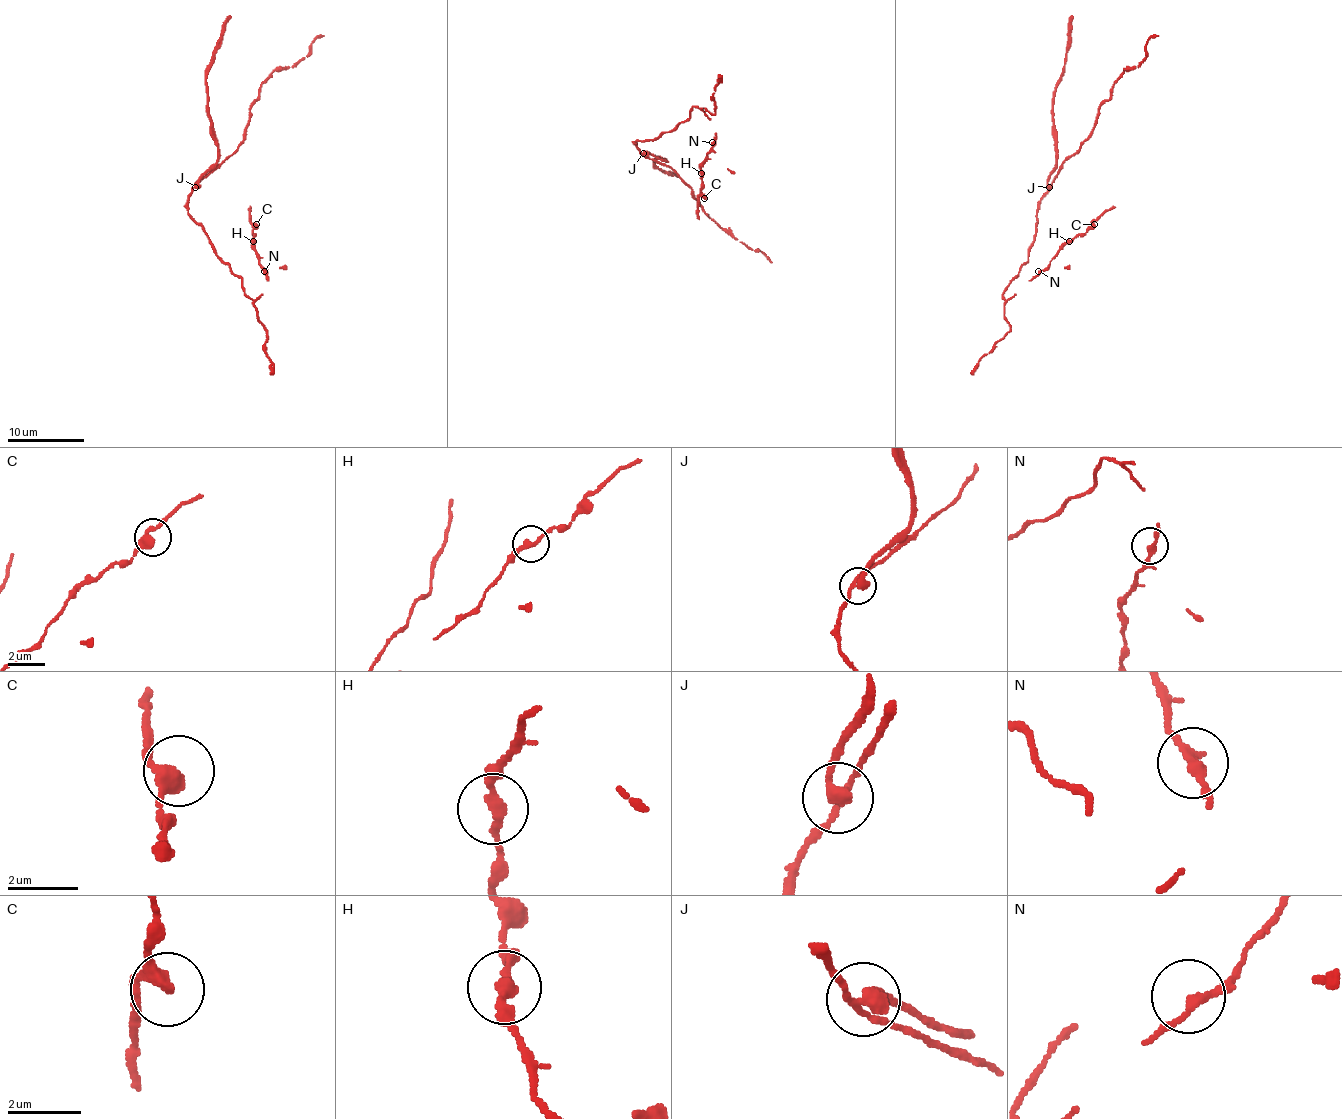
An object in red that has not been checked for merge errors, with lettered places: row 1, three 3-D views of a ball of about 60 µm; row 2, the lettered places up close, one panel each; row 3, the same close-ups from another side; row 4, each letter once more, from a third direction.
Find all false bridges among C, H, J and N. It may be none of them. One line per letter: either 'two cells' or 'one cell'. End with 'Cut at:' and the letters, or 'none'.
C: one cell
H: one cell
J: two cells
N: one cell
Cut at: J

